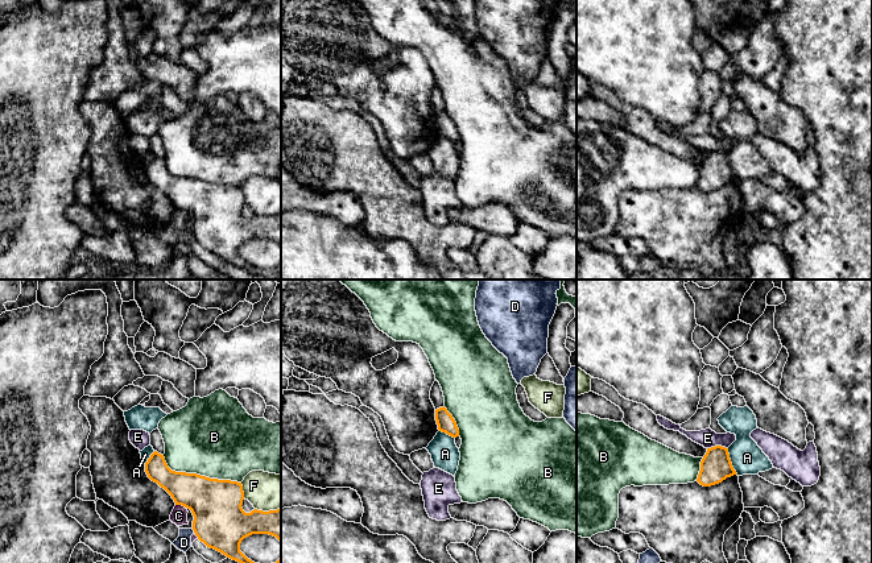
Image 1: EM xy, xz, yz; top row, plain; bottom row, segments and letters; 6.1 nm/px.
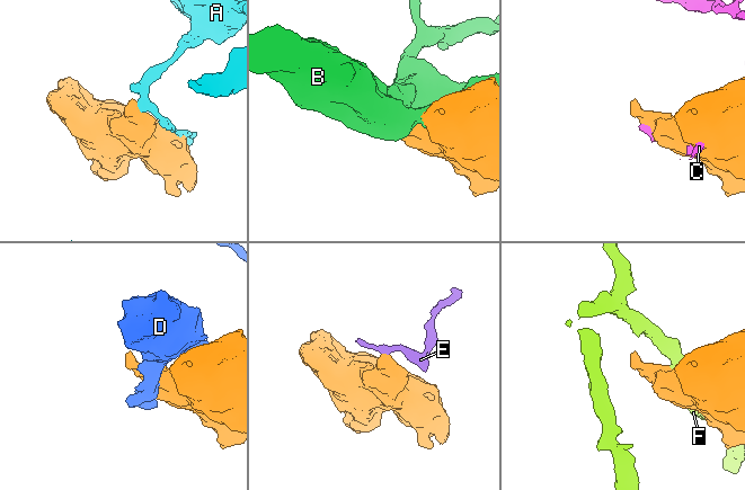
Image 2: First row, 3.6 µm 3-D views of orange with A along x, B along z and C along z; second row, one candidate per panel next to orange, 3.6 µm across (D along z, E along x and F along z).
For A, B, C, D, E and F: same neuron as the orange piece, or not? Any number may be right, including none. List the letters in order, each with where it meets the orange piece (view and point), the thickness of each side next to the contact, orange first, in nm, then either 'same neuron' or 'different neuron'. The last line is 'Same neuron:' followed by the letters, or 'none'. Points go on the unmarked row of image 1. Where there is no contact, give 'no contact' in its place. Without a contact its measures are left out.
A: contact yz (730, 166); calibres 190 and 200 nm; different neuron
B: contact xy (199, 179); calibres 300 and 500 nm; different neuron
C: contact xy (181, 208); calibres 300 and 100 nm; different neuron
D: contact xy (193, 234); calibres 320 and 100 nm; different neuron
E: contact yz (716, 150); calibres 190 and 120 nm; different neuron
F: contact xy (242, 195); calibres 320 and 220 nm; different neuron
Same neuron: none

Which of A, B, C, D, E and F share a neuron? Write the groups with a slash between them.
A / B / C / D E / F

